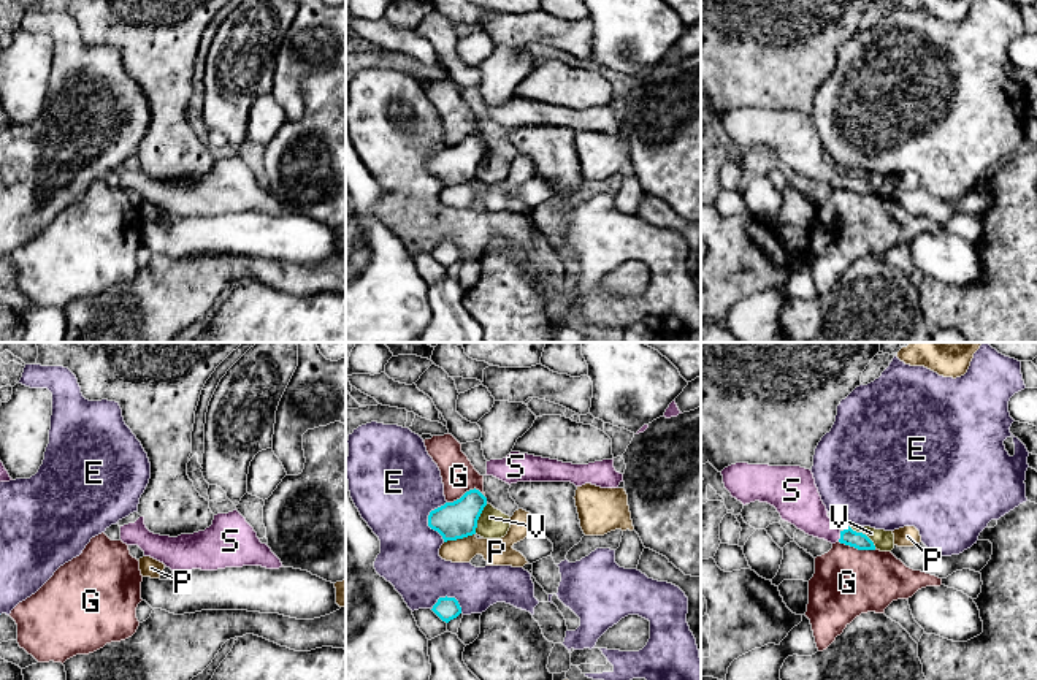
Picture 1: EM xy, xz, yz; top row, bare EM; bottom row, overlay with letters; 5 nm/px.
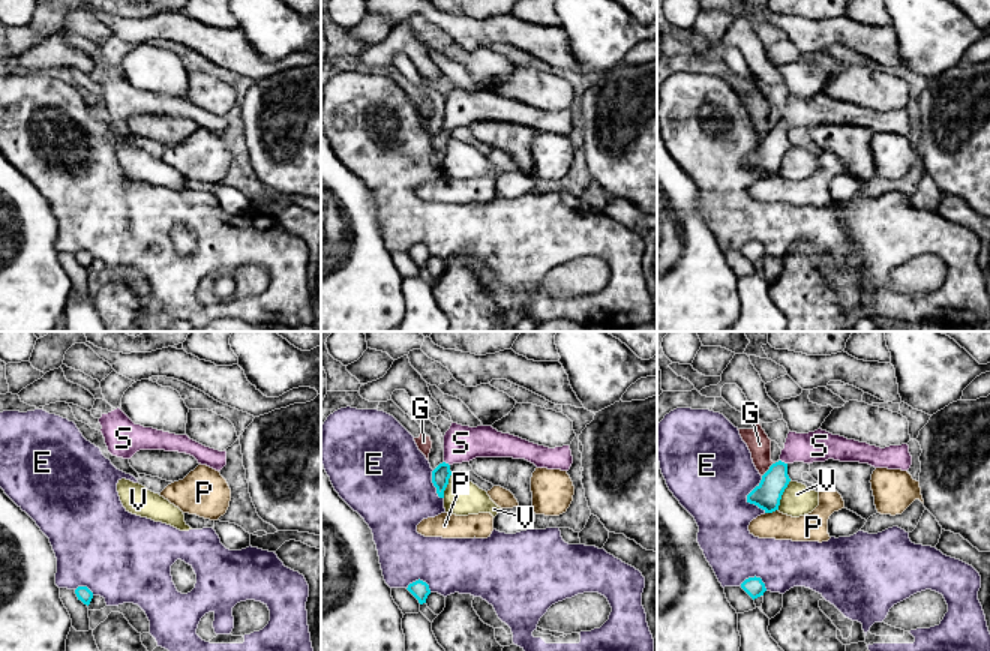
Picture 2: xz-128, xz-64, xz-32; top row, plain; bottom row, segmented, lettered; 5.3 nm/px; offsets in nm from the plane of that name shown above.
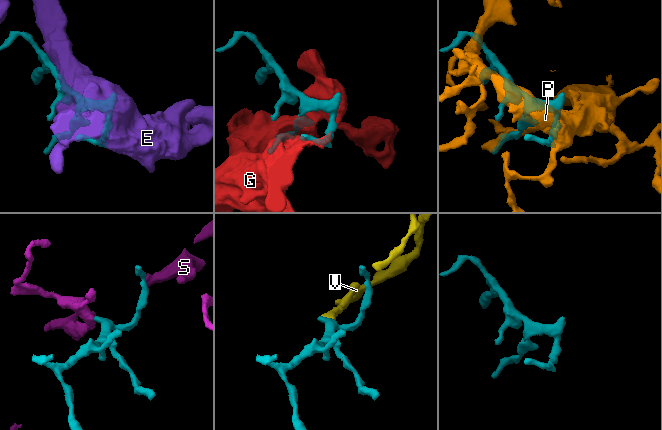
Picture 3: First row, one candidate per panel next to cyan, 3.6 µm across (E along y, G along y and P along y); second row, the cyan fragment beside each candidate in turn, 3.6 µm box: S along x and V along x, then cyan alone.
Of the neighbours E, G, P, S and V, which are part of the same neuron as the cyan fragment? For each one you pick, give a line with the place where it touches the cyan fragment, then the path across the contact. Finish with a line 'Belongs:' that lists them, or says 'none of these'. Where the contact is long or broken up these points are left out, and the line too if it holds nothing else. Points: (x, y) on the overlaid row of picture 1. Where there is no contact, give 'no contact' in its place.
S: meets cyan in yz at (841, 536); runs through yz (860, 541), (841, 536), (828, 531), (803, 506)
Belongs: S

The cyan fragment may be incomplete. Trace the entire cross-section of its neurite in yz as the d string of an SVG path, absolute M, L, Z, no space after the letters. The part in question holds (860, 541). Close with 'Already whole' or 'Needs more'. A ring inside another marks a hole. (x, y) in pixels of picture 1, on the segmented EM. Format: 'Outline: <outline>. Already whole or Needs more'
Outline: M736 463L721 471L725 488L744 506L760 501L777 509L782 520L809 536L858 550L875 550L874 542L850 526L840 531L828 517L810 469Z. Needs more

